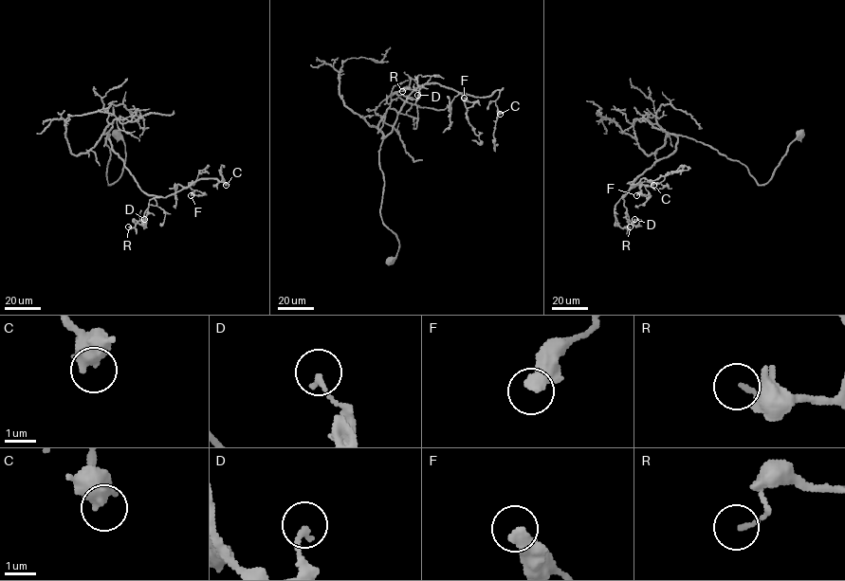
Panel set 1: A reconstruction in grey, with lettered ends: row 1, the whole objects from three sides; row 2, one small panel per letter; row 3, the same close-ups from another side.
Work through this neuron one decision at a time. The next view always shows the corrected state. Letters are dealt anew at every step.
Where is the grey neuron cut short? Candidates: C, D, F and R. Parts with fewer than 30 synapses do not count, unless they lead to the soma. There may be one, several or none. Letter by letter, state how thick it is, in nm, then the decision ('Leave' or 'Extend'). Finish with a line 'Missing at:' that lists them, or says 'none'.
C: Thickness 600 nm. Leave
D: Thickness 160 nm. Leave
F: Thickness 460 nm. Leave
R: Thickness 130 nm. Leave
Missing at: none

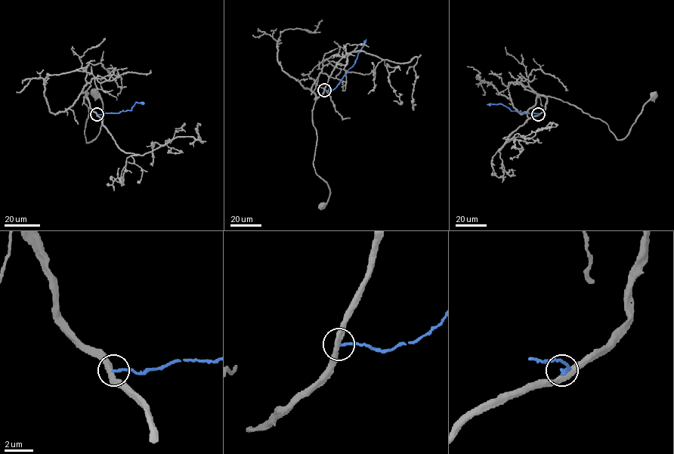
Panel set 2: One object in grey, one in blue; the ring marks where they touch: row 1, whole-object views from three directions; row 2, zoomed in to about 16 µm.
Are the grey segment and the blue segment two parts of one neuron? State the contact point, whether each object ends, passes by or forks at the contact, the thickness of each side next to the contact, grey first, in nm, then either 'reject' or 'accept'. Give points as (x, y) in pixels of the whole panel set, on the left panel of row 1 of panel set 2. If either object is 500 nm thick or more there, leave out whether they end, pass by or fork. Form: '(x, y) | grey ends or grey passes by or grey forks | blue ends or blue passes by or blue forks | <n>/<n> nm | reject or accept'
(97, 114) | grey passes by | blue ends | 400/180 nm | reject

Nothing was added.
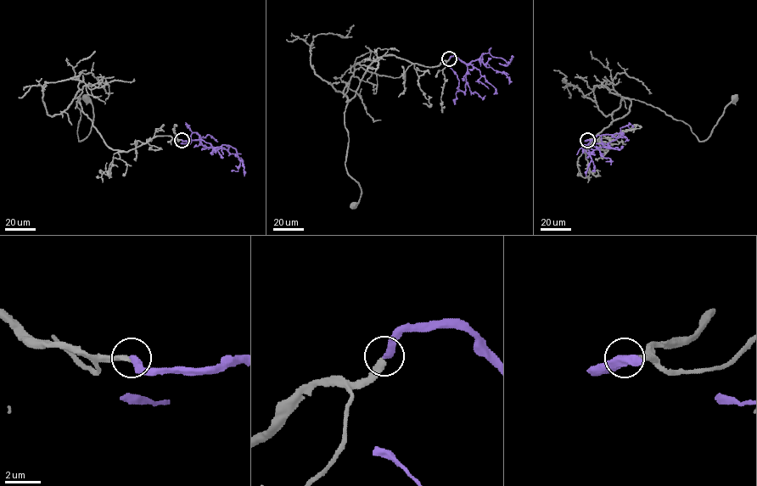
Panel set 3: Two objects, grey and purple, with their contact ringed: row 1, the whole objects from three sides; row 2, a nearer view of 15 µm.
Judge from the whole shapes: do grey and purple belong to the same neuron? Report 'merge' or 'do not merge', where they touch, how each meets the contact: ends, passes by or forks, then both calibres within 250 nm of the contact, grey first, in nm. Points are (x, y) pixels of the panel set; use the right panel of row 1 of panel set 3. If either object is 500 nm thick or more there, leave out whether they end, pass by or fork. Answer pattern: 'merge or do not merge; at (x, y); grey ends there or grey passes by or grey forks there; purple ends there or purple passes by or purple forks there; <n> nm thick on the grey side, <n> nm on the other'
merge; at (587, 140); grey ends there; purple ends there; 320 nm thick on the grey side, 400 nm on the other

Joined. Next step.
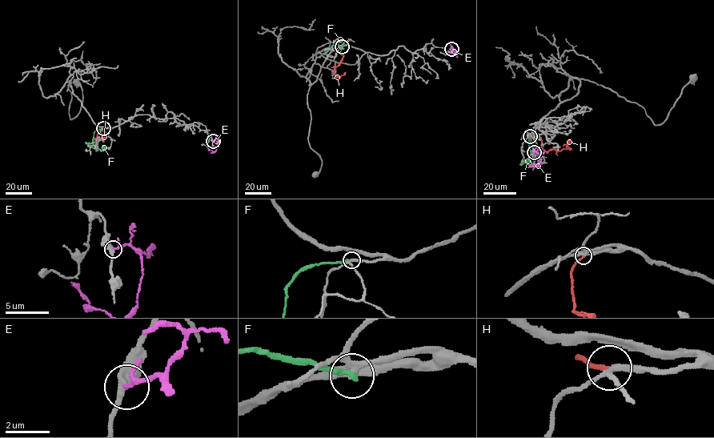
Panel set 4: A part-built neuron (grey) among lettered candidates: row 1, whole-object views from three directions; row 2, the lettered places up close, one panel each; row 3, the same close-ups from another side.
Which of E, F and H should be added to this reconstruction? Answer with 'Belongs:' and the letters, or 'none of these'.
Belongs: H

